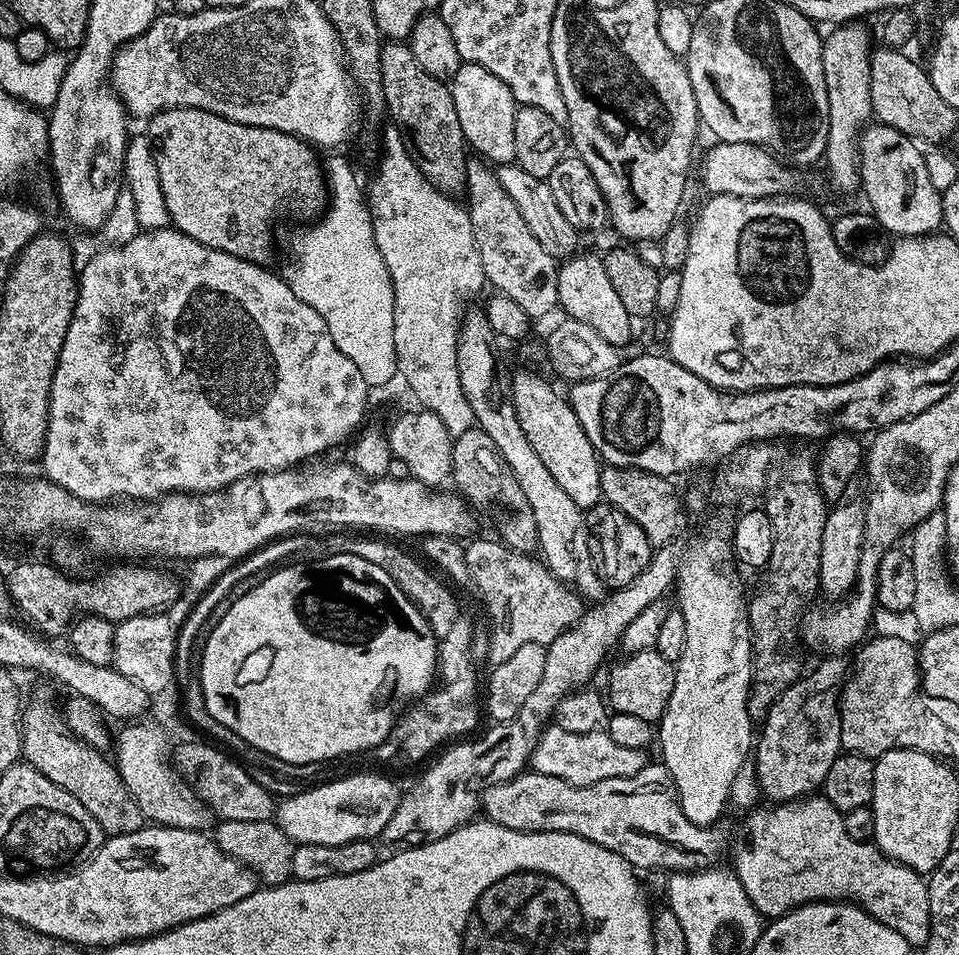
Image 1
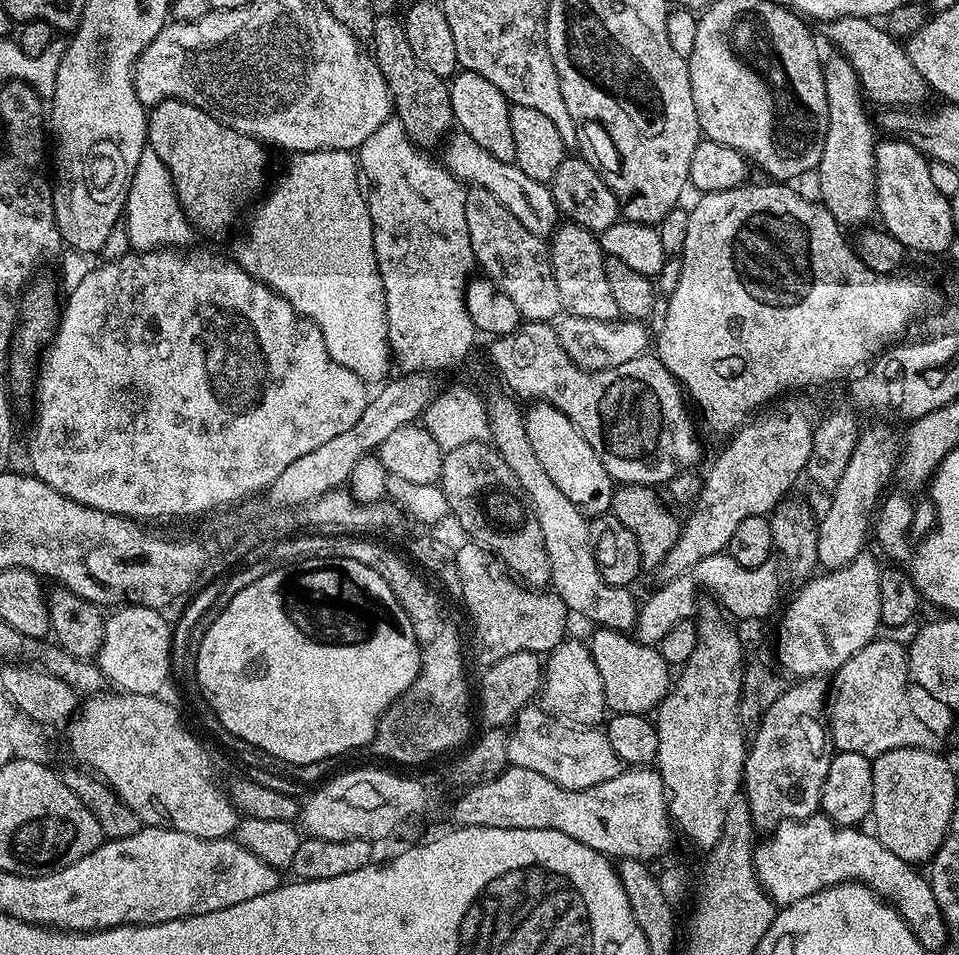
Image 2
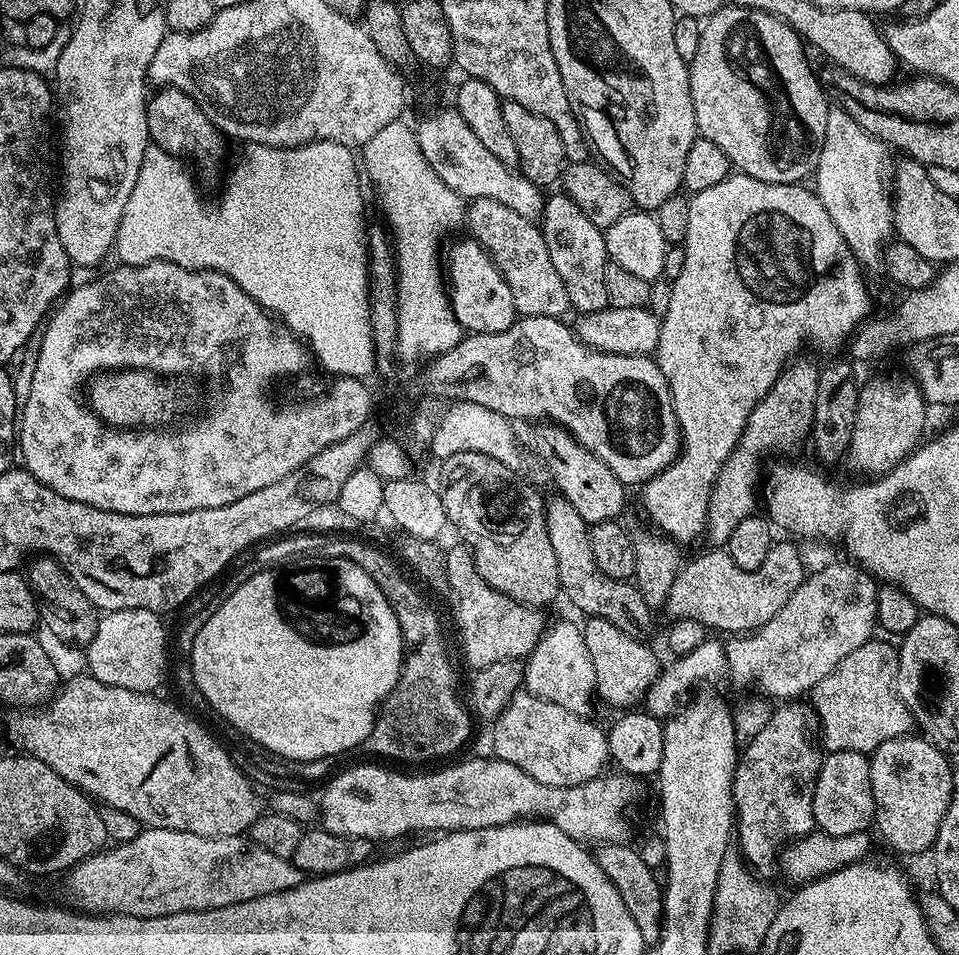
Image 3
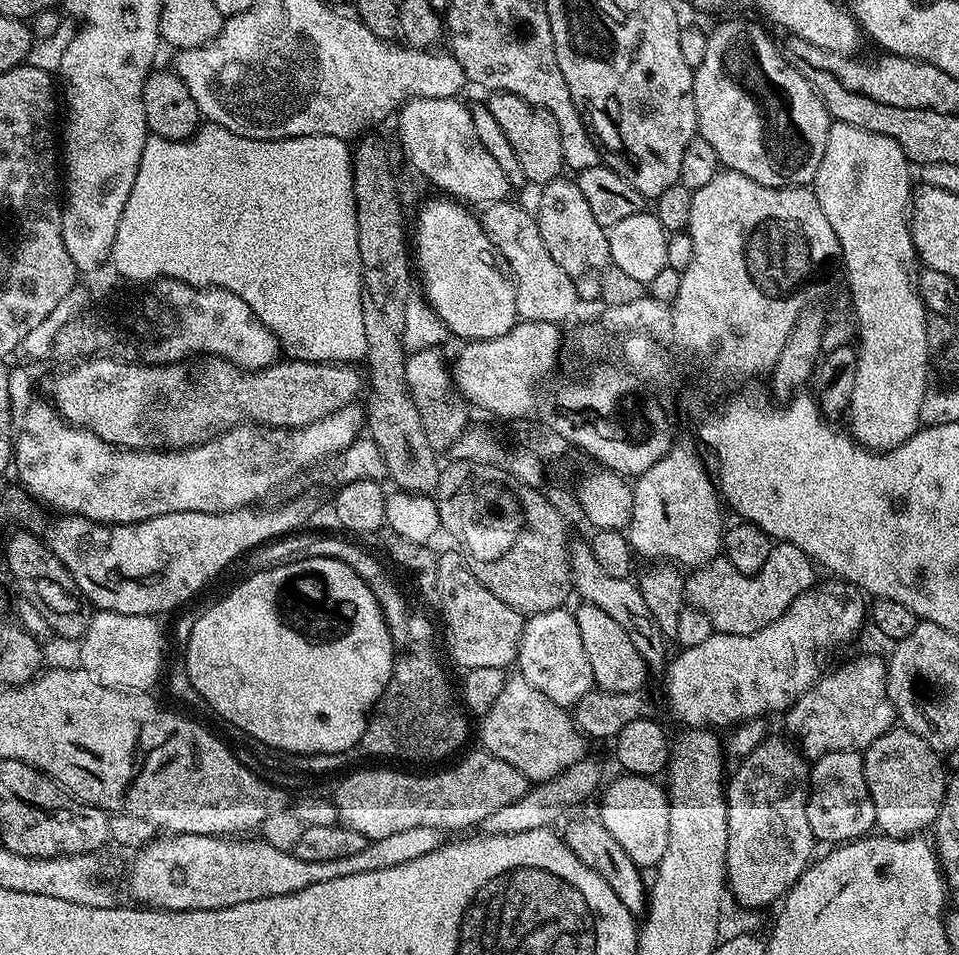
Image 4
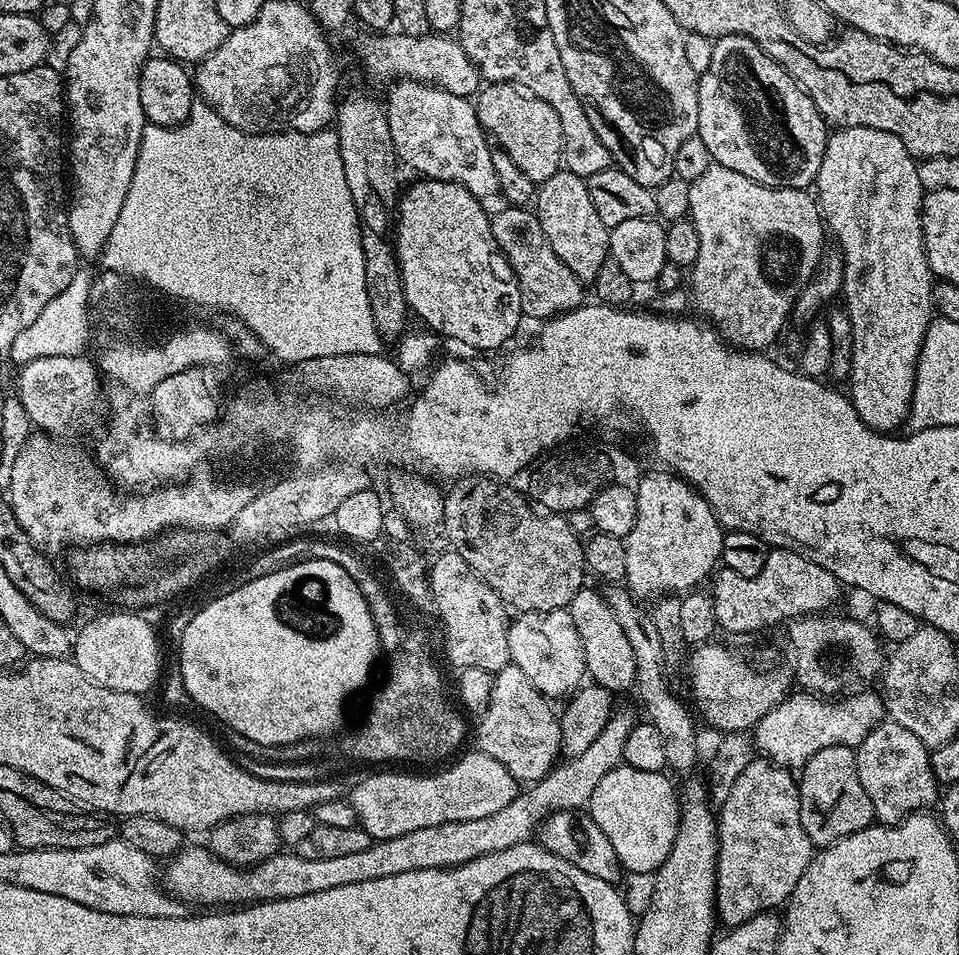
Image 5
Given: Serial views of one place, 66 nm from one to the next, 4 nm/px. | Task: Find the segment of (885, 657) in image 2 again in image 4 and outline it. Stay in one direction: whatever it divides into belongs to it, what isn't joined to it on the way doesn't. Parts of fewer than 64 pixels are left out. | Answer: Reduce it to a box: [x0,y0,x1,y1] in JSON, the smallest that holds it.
[786,656,898,762]

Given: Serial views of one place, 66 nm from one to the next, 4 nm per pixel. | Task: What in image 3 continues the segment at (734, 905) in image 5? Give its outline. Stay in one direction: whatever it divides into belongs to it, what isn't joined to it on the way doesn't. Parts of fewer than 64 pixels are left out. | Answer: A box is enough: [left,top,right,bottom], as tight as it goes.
[732,702,822,877]

